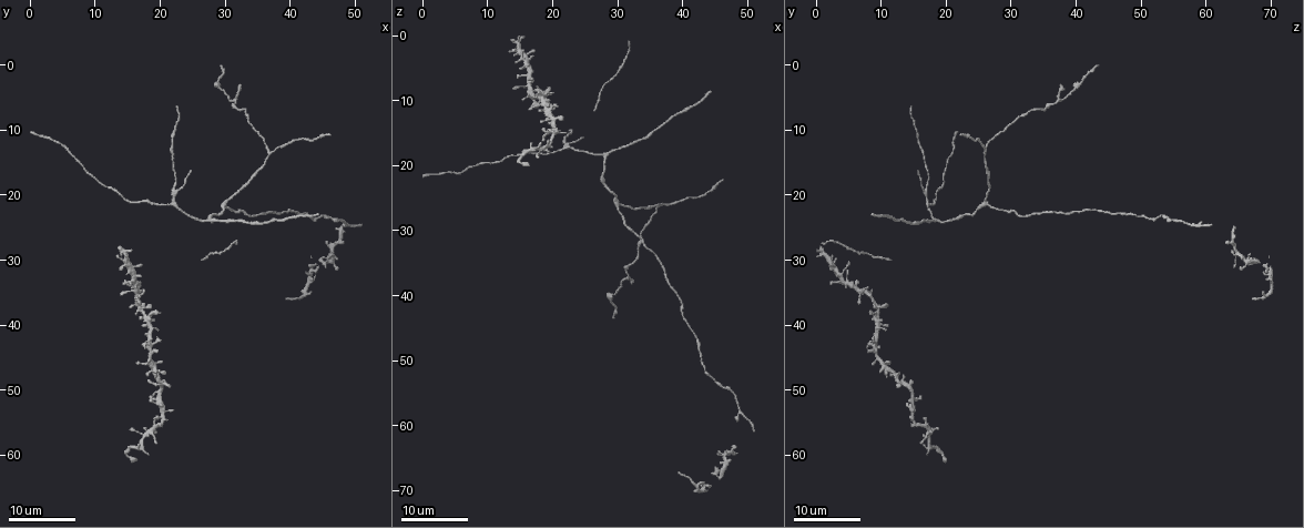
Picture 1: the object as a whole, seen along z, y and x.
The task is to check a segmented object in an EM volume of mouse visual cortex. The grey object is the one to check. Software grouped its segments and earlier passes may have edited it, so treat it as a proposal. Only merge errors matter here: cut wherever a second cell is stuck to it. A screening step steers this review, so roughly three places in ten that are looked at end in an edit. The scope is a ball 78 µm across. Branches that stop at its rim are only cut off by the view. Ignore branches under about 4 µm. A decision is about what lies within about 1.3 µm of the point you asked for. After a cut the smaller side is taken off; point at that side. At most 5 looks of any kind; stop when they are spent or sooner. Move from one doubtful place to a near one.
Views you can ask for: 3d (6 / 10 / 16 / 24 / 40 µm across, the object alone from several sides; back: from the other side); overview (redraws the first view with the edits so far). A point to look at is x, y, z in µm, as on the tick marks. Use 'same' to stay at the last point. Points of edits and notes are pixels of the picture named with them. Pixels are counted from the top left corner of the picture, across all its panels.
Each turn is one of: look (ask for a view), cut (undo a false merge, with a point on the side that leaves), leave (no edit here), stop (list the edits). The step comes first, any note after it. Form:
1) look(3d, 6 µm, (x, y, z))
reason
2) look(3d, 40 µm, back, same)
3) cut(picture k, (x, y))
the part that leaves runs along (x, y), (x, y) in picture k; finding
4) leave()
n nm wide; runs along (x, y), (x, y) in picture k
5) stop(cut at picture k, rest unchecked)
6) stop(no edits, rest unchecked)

look(3d, 24 µm, (27.5, 24.0, 18.0))
side arm on a straight run

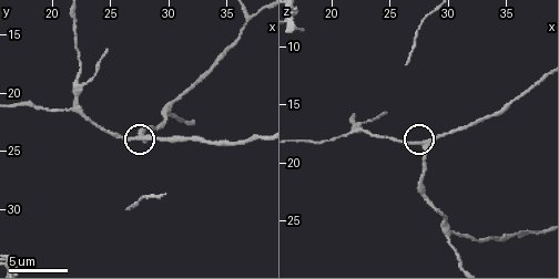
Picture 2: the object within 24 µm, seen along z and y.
look(3d, 10 µm, (27.6, 24.0, 18.4))
zoom in

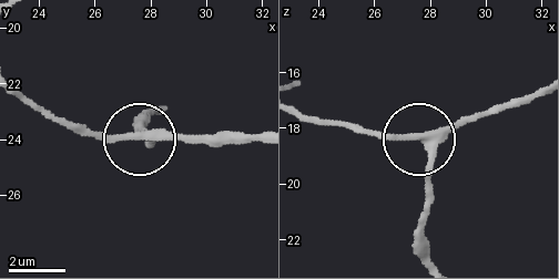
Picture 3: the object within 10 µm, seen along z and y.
leave()
3 arms; all the same cell

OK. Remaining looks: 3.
look(3d, 16 µm, (22.0, 21.0, 17.2))
arms part here

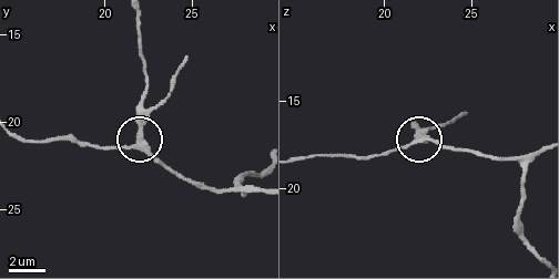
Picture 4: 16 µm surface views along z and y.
leave()
side arm 16 µm; continuous, no second cell

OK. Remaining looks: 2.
look(3d, 16 µm, (37.0, 13.2, 26.0))
three-way junction

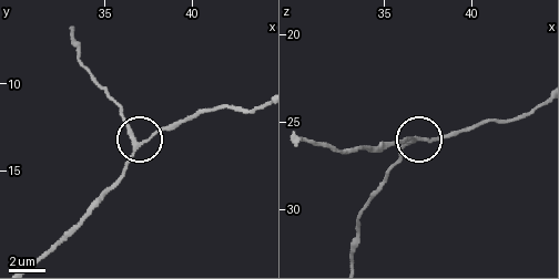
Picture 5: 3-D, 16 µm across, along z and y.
leave()
3 arms; runs along (307, 138), (338, 147), (383, 147), (466, 130) in picture 5; one cell here

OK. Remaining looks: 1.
stop(no edits, rest unchecked)

